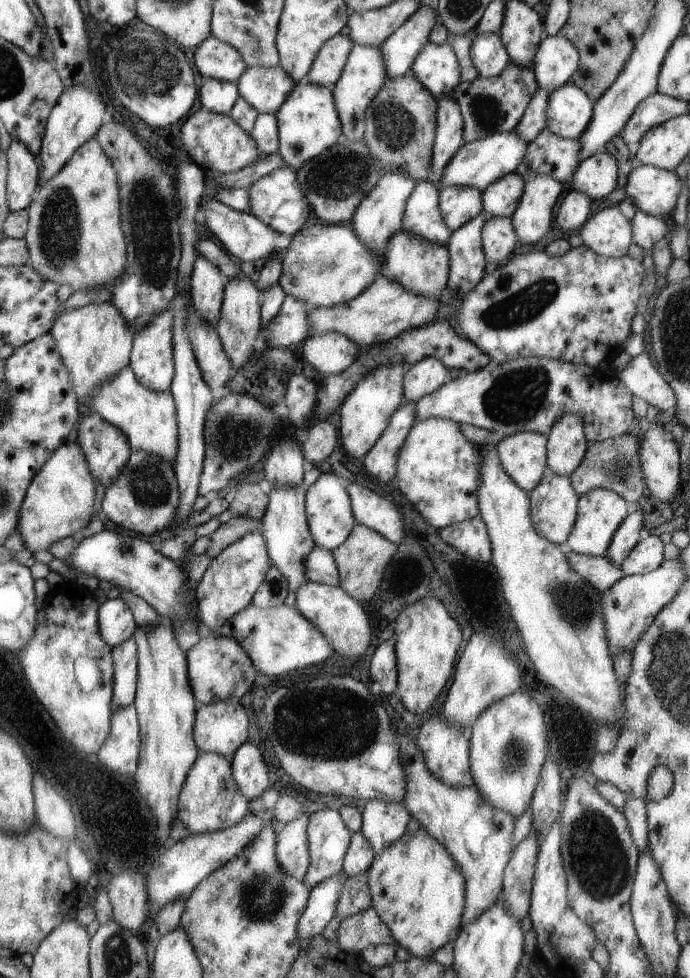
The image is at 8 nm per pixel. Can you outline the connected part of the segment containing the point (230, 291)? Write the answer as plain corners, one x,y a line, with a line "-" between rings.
241,273
235,275
224,284
220,306
221,316
215,330
234,372
238,368
243,369
247,366
251,349
259,344
258,334
262,326
259,314
260,303
261,292
255,282
245,275

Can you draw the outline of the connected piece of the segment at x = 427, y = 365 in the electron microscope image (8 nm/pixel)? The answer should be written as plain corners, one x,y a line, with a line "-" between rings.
425,357
407,368
402,376
403,399
411,402
439,388
448,380
448,370
441,361

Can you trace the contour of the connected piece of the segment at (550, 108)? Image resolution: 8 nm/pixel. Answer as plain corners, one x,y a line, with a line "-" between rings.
572,82
549,93
545,105
545,130
564,139
576,139
589,124
593,103

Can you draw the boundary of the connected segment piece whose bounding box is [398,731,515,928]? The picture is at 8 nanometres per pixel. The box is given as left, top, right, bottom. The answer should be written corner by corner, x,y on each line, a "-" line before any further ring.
399,731
398,745
406,784
403,806
410,818
418,820
421,827
442,844
465,879
461,928
499,898
502,872
512,853
511,837
515,818
508,812
491,807
473,786
449,786
434,777
425,768
421,751
413,738
405,738
405,734

